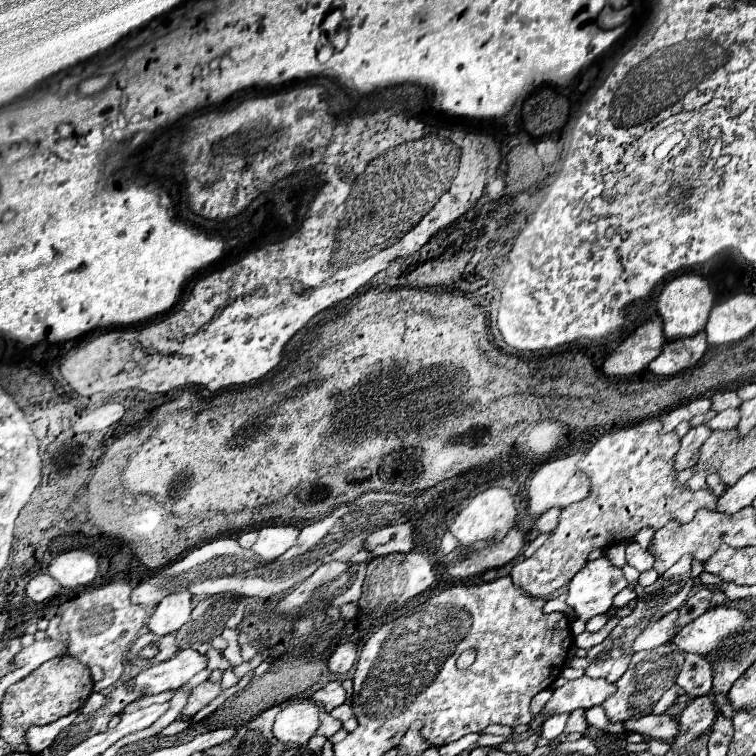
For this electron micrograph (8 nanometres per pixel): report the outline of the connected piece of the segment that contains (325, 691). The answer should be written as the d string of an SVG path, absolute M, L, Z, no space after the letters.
M333 681L333 683L327 683L325 687L317 689L311 695L311 699L317 701L317 703L323 703L327 711L333 711L335 707L339 707L339 705L345 703L345 689L343 689L341 681Z

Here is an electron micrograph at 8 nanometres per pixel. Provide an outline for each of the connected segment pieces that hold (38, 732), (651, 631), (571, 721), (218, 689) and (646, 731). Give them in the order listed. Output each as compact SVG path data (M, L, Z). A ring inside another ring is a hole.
M71 713L71 715L65 715L65 717L61 717L61 719L53 721L53 723L49 723L49 725L41 725L41 727L33 725L33 727L29 727L27 733L25 733L25 747L29 749L29 753L37 755L45 747L49 747L51 741L57 737L57 733L61 729L65 729L67 725L71 725L75 717L77 717L77 713Z
M671 611L665 617L661 617L659 621L649 623L635 639L633 651L637 653L643 649L655 649L655 647L667 643L675 633L675 621L677 621L677 611Z
M577 709L575 713L571 713L567 719L565 726L566 735L571 733L579 733L579 735L585 735L587 733L587 721L585 721L585 711L583 709Z
M205 681L201 683L199 687L195 687L189 695L189 701L187 705L183 707L181 715L187 715L187 717L193 717L197 711L201 711L203 707L207 707L215 697L219 697L223 693L223 687L221 683L211 683L211 681Z
M647 715L647 717L639 717L639 719L627 719L623 721L623 727L627 733L639 733L643 737L653 737L653 739L663 739L663 741L671 741L677 731L679 725L677 721L673 721L669 715Z

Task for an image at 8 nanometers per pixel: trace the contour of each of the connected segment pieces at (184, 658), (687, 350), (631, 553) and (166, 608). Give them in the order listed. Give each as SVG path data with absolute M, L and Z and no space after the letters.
M193 649L179 651L169 661L157 663L141 671L137 677L129 679L129 691L141 691L141 697L157 695L163 691L175 691L181 685L185 685L195 673L205 669L205 665L205 655L199 655Z
M697 333L687 341L667 341L661 355L649 363L649 371L659 377L673 377L693 365L705 355L707 341L705 333Z
M633 541L627 545L627 563L631 567L635 567L639 573L643 573L643 571L649 571L653 567L653 557L649 551L641 549L639 543Z
M187 591L173 593L157 605L147 627L149 627L149 631L153 631L157 635L175 633L181 625L185 625L191 619L191 611L193 611L191 593L187 593Z

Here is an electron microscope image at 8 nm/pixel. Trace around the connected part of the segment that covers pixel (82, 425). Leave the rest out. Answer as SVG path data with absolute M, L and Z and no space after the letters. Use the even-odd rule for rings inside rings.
M107 403L99 409L95 409L93 413L81 417L73 429L77 433L93 433L93 431L101 431L113 423L117 423L121 417L125 415L125 407L121 403Z

